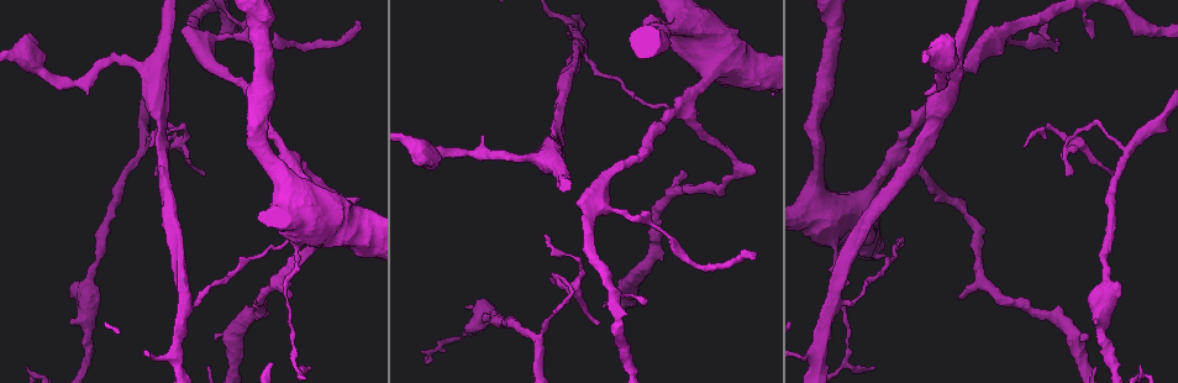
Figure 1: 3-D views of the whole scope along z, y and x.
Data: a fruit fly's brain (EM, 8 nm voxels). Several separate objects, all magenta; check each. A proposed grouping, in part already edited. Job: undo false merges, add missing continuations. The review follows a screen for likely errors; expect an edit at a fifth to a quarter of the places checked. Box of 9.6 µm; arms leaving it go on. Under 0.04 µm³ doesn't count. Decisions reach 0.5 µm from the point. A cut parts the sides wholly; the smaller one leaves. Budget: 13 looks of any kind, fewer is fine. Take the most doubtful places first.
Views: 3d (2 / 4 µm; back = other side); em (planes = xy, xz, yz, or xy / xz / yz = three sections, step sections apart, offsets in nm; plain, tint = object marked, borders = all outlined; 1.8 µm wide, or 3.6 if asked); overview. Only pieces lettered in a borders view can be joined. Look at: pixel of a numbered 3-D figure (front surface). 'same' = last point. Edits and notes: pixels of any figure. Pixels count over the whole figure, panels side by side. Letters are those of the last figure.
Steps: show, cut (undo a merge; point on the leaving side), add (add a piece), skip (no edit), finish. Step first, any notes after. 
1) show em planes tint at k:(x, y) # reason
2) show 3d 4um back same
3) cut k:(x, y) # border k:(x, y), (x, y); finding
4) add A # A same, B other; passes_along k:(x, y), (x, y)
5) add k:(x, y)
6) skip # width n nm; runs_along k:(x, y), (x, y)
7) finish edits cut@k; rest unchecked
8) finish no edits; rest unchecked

show em planes tint at 1:(296, 239) # thick turns thin

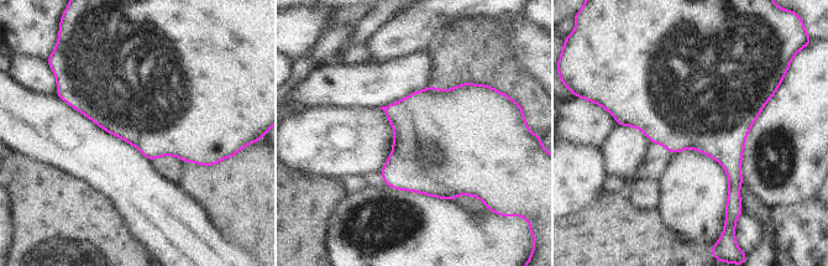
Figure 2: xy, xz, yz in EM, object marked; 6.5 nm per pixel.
show em planes borders same # what lies round it

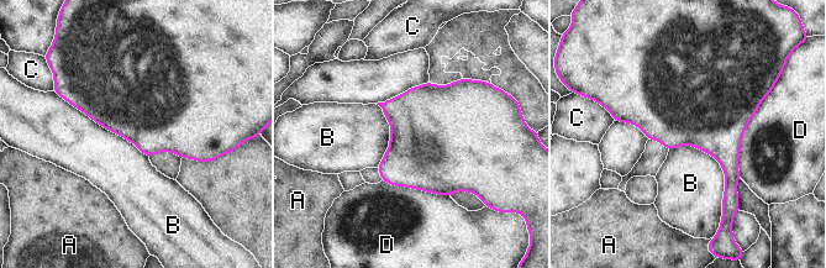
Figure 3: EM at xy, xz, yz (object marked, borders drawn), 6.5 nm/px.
skip # width 440 nm; A other, B other, C other, D other; border 3:(669, 148), (719, 162), (722, 211); all the same neuron

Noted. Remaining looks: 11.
show em planes borders at 1:(959, 206) # sharp bend

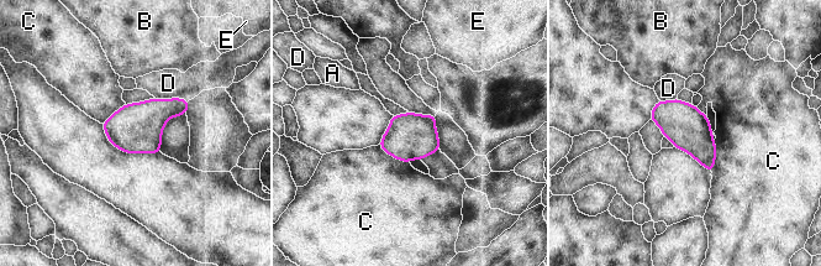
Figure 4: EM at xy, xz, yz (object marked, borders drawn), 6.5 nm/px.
skip # A other, B other, C other, D other, E other; border 4:(715, 140), (715, 163), (711, 173); one neuron here

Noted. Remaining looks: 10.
show em xz step 4 borders at 1:(575, 25) # side arm on a straight run

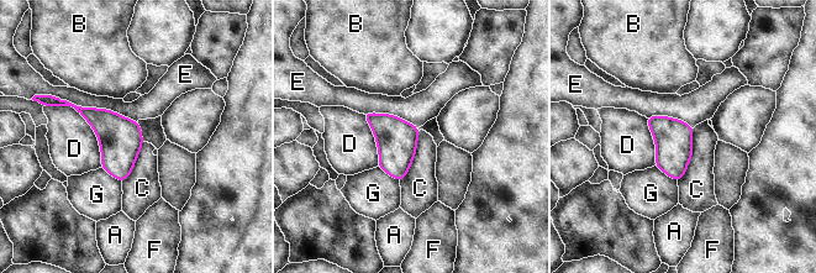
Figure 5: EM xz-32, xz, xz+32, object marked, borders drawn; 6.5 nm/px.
show em planes borders same

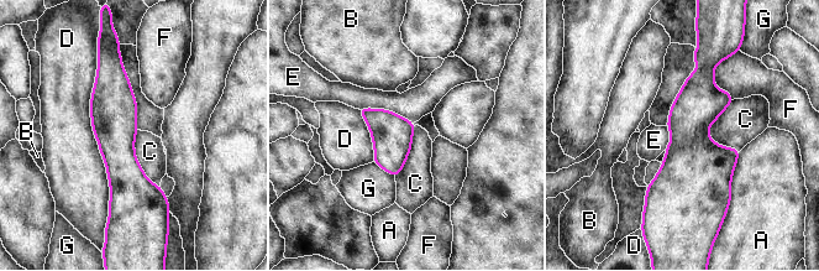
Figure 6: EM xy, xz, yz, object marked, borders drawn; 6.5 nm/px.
skip # A other, B other, C other, D other, E other, F other, G other; runs_along 6:(116, 60), (124, 207); one neuron here

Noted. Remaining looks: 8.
show em planes plain at 1:(627, 215) # a narrow waist

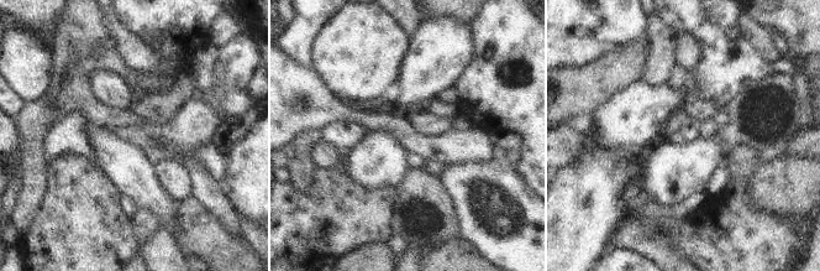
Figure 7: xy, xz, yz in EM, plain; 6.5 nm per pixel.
show em planes borders same # what lies round it

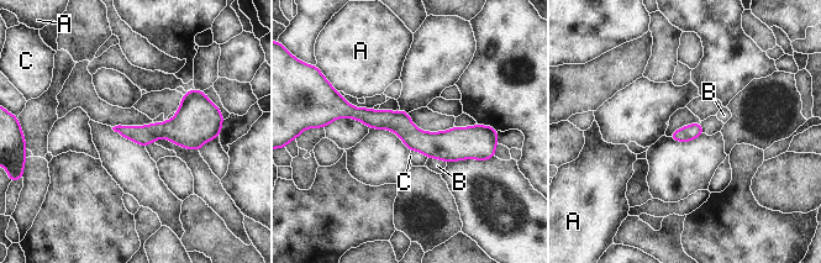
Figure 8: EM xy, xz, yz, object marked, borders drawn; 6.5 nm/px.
skip # width 100 nm; A other, B other, C other; continuous, no second neuron

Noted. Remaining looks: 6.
show 3d 4um at 1:(466, 305) # thick end

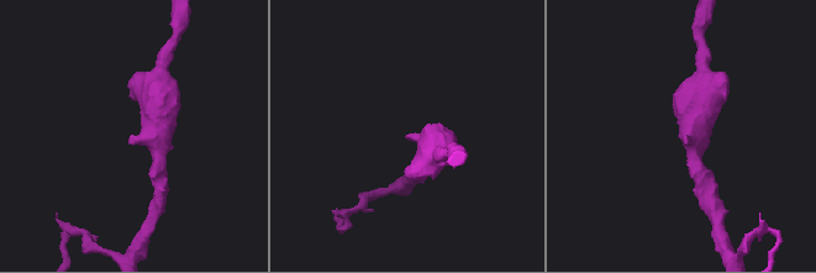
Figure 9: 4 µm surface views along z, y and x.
show em planes tint at 9:(684, 143) # arm_widths 220, 550 nm; shape alone is not enough

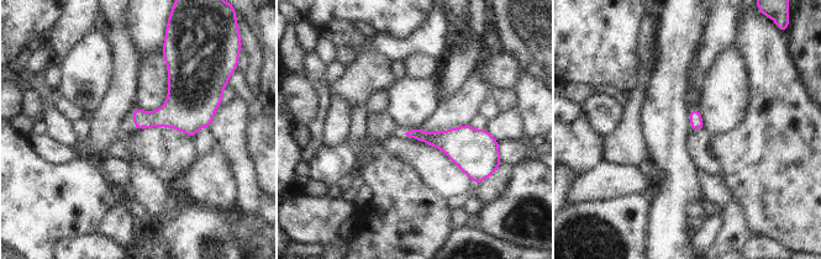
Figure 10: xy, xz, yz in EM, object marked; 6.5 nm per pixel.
show em planes borders same # see the neighbours

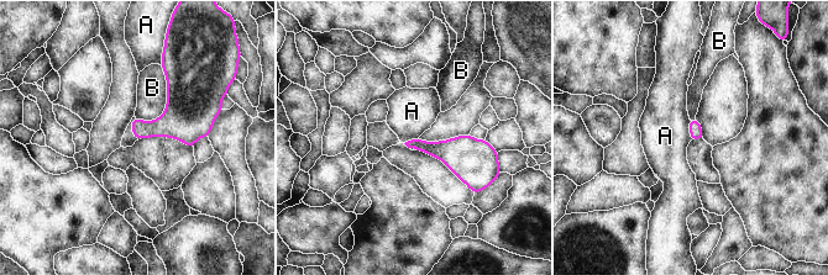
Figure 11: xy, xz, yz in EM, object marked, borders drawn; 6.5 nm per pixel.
skip # longest_contact B 400 nm; A other, B other; none of them fits

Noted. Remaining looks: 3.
finish no edits; rest unchecked

